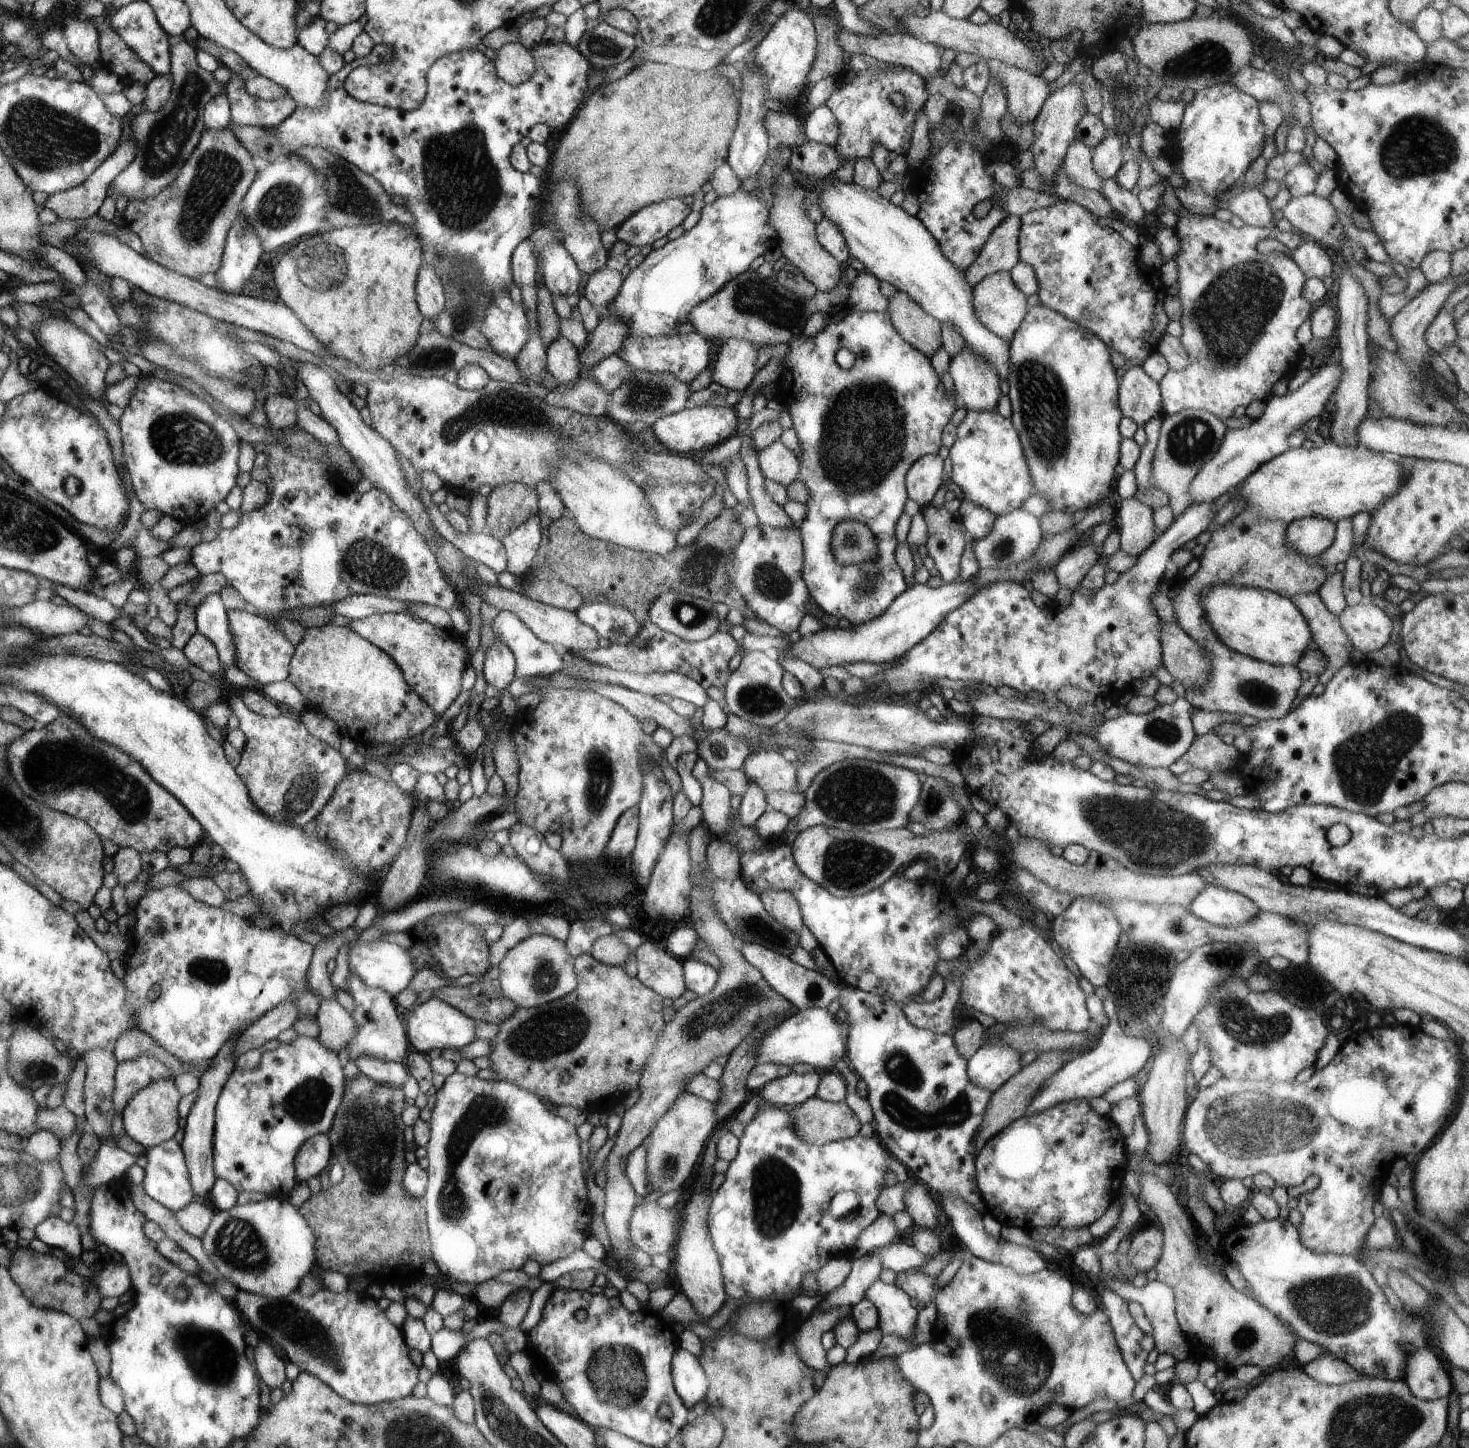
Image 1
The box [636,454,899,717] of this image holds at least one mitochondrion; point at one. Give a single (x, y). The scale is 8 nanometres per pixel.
(696, 571)

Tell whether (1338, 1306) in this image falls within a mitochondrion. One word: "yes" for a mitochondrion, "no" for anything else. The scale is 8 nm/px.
yes

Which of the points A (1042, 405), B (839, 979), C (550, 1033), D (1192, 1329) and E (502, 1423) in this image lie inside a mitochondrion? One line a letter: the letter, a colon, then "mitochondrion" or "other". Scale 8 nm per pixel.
A: mitochondrion
B: other
C: mitochondrion
D: other
E: mitochondrion

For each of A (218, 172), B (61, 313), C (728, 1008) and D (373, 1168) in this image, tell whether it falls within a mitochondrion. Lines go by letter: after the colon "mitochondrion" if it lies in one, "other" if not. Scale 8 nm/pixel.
A: mitochondrion
B: other
C: mitochondrion
D: mitochondrion

